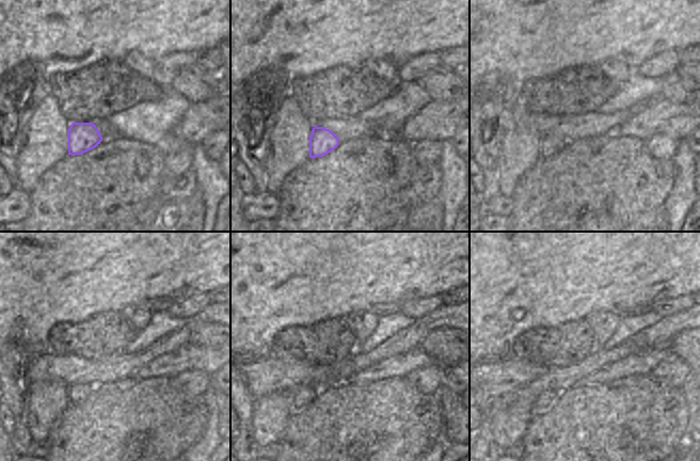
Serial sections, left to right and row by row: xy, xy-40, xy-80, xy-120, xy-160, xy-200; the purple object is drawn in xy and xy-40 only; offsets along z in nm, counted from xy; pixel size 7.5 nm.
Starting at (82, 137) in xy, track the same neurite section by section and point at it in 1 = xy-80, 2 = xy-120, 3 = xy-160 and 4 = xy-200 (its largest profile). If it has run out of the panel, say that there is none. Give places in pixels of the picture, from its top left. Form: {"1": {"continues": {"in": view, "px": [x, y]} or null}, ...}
{"1": {"continues": {"in": "xy-80", "px": [550, 145]}}, "2": {"continues": {"in": "xy-120", "px": [76, 393]}}, "3": {"continues": {"in": "xy-160", "px": [304, 396]}}, "4": {"continues": {"in": "xy-200", "px": [546, 399]}}}

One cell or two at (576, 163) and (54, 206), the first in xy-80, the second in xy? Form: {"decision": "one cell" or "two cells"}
{"decision": "one cell"}

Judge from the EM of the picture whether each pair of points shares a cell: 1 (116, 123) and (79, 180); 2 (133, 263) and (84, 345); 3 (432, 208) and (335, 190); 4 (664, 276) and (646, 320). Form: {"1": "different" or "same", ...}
{"1": "different", "2": "different", "3": "different", "4": "different"}

